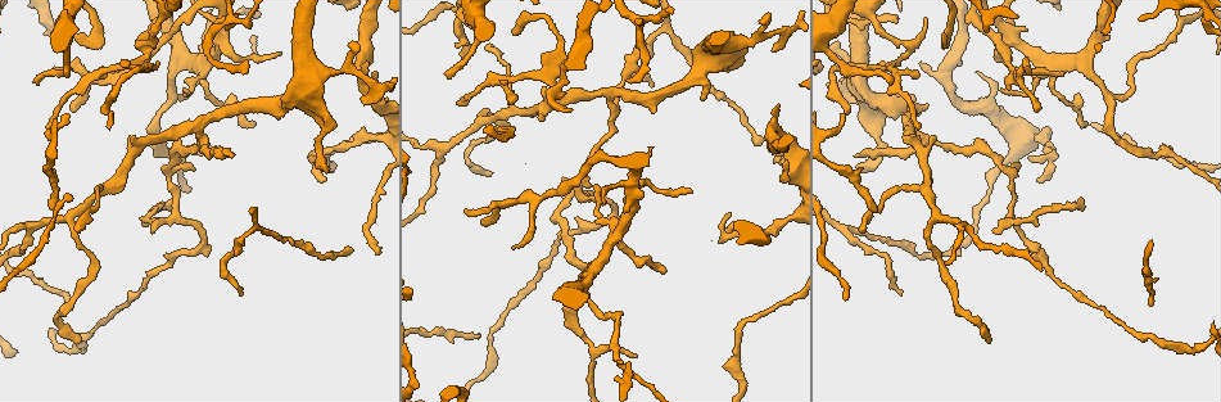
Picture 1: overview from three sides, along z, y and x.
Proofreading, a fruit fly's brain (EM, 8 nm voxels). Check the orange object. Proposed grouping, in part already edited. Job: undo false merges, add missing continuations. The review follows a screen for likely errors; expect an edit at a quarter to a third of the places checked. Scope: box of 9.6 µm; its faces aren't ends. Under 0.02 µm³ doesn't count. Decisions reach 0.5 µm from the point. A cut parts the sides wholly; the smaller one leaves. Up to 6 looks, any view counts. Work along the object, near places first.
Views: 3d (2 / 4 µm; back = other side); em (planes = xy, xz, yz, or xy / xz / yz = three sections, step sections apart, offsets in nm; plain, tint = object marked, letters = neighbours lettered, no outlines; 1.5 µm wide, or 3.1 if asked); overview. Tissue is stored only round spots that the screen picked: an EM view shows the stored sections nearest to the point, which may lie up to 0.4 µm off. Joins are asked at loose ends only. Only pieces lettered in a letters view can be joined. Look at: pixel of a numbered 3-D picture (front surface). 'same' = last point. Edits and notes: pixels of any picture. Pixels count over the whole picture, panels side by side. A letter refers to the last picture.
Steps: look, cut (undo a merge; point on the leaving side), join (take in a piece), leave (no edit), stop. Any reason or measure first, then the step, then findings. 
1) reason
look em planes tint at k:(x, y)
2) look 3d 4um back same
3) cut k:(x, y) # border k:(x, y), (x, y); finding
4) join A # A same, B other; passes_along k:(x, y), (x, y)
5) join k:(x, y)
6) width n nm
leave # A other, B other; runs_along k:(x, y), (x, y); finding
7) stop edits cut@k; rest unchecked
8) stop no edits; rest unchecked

an open end
look em planes letters at 1:(920, 63)

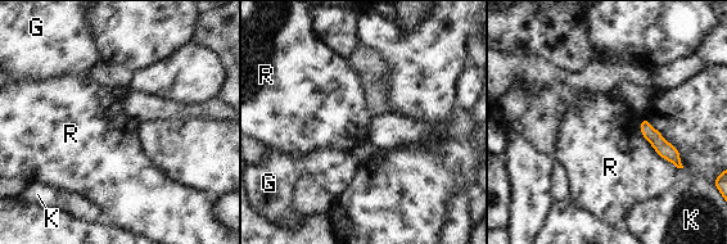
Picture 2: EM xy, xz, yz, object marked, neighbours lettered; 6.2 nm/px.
leave # G other, K other, R other; border 2:(640, 118), (641, 135), (677, 168); none of them fits

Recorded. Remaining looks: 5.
arms part here
look em yz step 4 tint at 1:(142, 62)

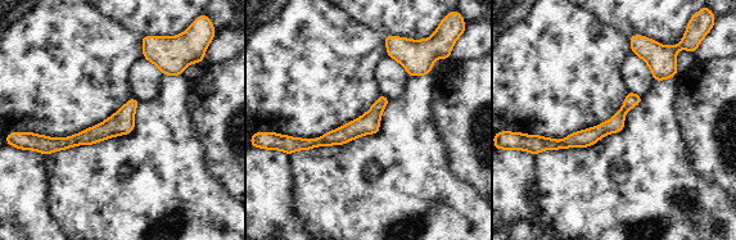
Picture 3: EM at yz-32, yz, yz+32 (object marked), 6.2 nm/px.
what lies round it
look em yz step 4 letters same

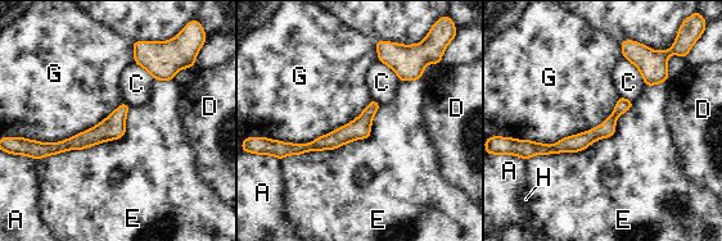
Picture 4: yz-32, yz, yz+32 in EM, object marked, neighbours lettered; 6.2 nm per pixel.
leave # A other, C other, D other, E other, G other, H other; border 4:(619, 96), (591, 128), (519, 140); one cell here

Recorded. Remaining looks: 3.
branch stops here
look em planes letters at 1:(66, 114)

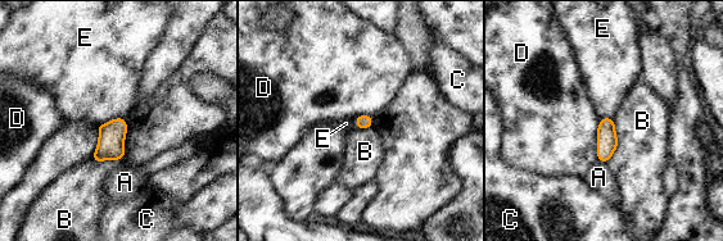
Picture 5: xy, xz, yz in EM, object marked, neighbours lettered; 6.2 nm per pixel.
leave # A other, B other, C other, D other, E other; none of them fits

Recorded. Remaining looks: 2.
stop no edits; rest unchecked

